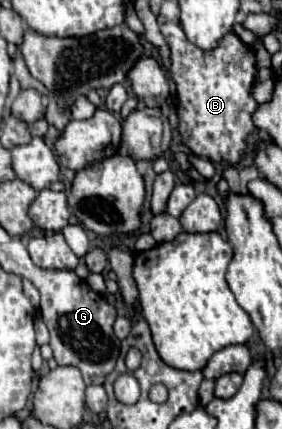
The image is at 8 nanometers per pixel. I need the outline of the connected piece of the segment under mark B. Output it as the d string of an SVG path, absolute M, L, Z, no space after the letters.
M158 16L158 24L170 46L182 142L200 158L208 158L212 162L226 160L228 164L236 164L244 152L246 136L254 130L250 116L258 106L250 96L250 88L256 76L254 50L246 46L234 32L222 36L216 48L202 50L188 42L180 24L174 24L164 16Z

